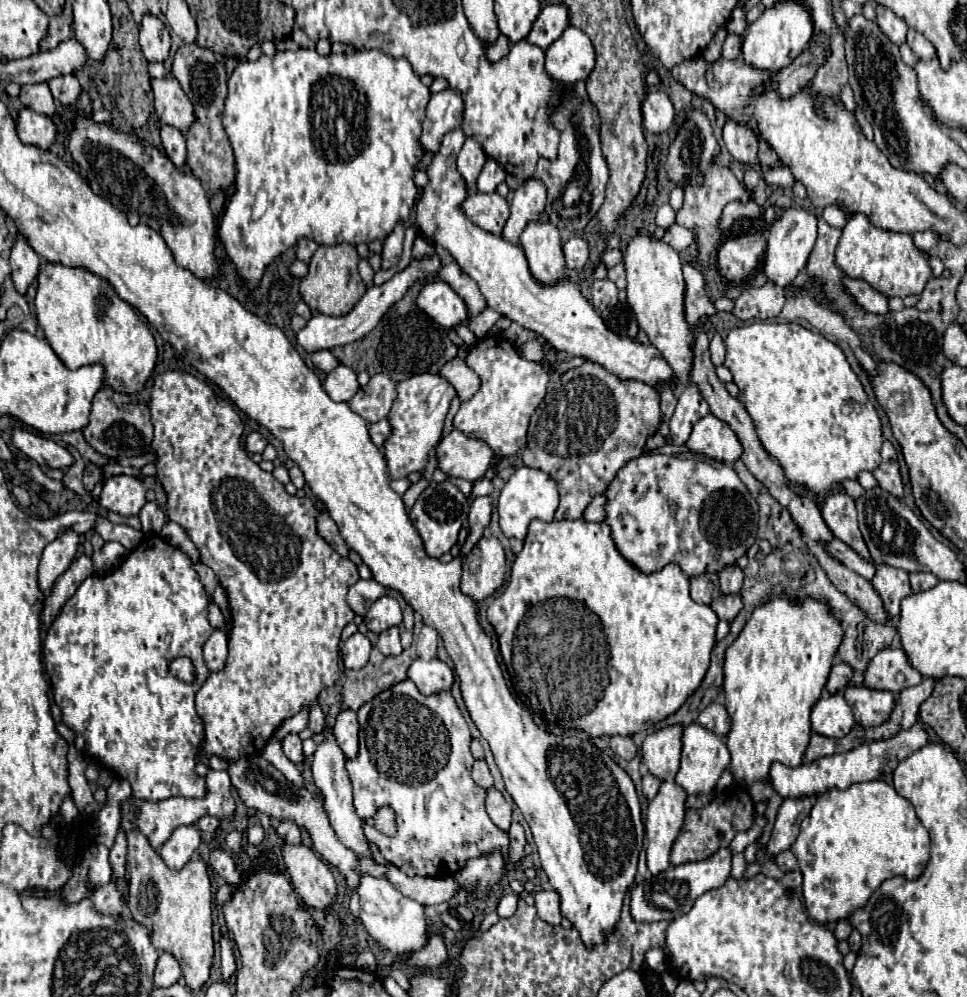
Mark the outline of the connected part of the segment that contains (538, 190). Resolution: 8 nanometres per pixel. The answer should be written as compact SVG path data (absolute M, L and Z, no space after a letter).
M527 178L515 190L515 196L511 200L511 216L503 228L503 238L517 244L527 222L545 218L543 214L545 200L547 200L545 184L541 184L541 180L537 178Z

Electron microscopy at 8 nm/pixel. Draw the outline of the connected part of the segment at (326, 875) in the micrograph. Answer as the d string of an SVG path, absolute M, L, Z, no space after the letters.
M287 842L281 846L281 858L301 900L313 908L329 908L337 888L331 870L321 862L321 858L305 844Z

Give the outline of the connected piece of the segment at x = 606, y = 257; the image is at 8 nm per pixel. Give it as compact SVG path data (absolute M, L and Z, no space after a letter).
M605 250L605 252L603 252L603 258L601 258L601 264L605 264L607 268L613 268L613 266L619 264L621 260L623 260L621 250Z

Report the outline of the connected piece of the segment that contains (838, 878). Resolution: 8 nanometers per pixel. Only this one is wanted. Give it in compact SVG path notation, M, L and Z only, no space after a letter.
M873 780L853 784L847 790L833 788L819 794L811 814L801 822L801 832L791 852L797 856L803 874L803 900L809 916L821 924L833 924L849 918L855 908L865 906L883 880L893 876L917 878L929 860L929 834L917 818L913 804L901 798L891 784Z

